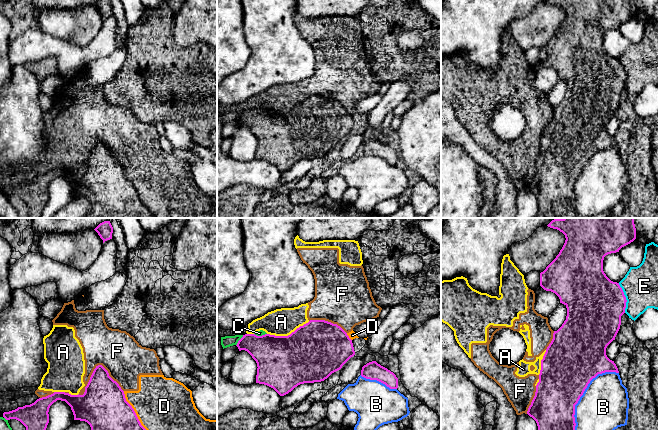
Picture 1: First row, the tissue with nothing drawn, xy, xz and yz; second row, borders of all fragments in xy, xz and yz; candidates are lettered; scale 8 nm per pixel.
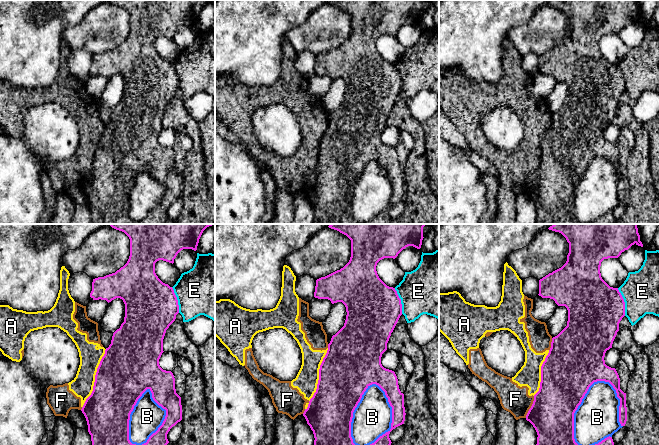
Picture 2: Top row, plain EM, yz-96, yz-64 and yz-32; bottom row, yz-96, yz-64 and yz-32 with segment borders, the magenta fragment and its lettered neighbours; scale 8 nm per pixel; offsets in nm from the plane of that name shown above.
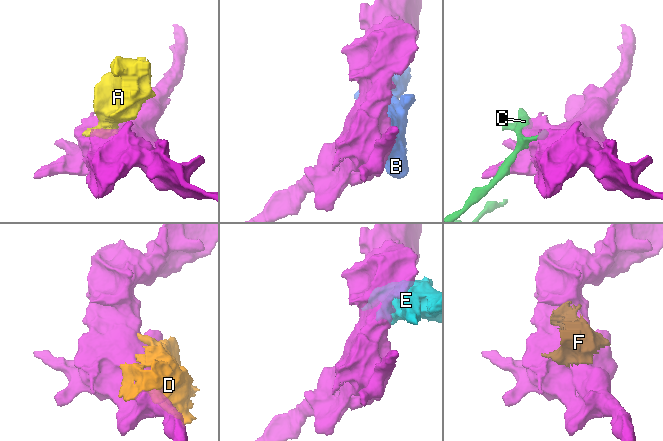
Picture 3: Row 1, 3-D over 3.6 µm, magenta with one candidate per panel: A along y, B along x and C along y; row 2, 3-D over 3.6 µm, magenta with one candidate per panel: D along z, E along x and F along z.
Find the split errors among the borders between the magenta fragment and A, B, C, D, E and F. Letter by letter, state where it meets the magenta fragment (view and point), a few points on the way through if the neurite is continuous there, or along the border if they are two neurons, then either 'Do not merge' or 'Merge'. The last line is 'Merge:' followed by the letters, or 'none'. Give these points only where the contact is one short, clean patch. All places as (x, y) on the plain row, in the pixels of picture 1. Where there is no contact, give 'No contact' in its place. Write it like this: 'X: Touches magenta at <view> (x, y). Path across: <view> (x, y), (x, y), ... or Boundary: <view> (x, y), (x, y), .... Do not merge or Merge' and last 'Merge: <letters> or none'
A: Touches magenta at xz (288, 111). Do not merge
B: Touches magenta at yz (580, 172). Do not merge
C: Touches magenta at xz (239, 116). Do not merge
D: Touches magenta at xy (136, 192). Do not merge
E: Touches magenta at yz (625, 74). Do not merge
F: Touches magenta at xy (96, 143). Do not merge
Merge: none

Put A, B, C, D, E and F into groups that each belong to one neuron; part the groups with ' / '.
A D F / B / C / E

